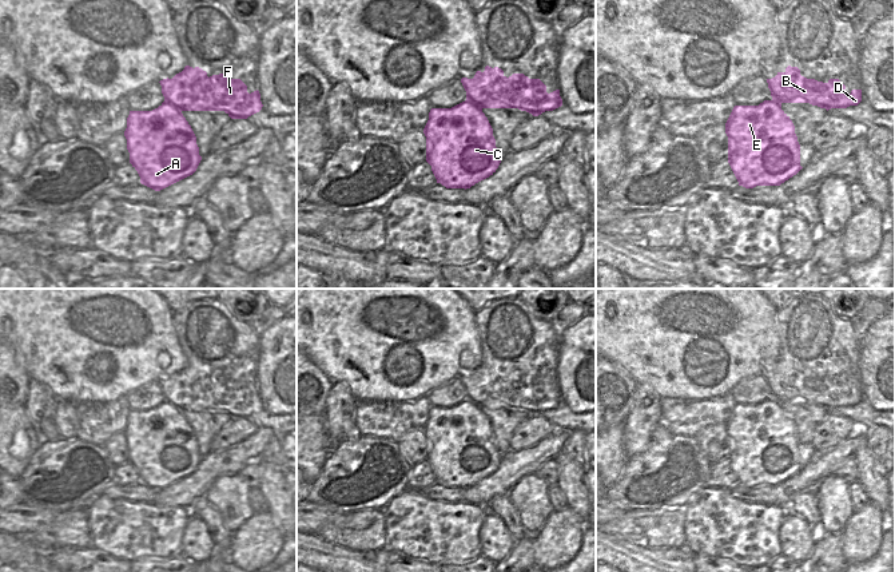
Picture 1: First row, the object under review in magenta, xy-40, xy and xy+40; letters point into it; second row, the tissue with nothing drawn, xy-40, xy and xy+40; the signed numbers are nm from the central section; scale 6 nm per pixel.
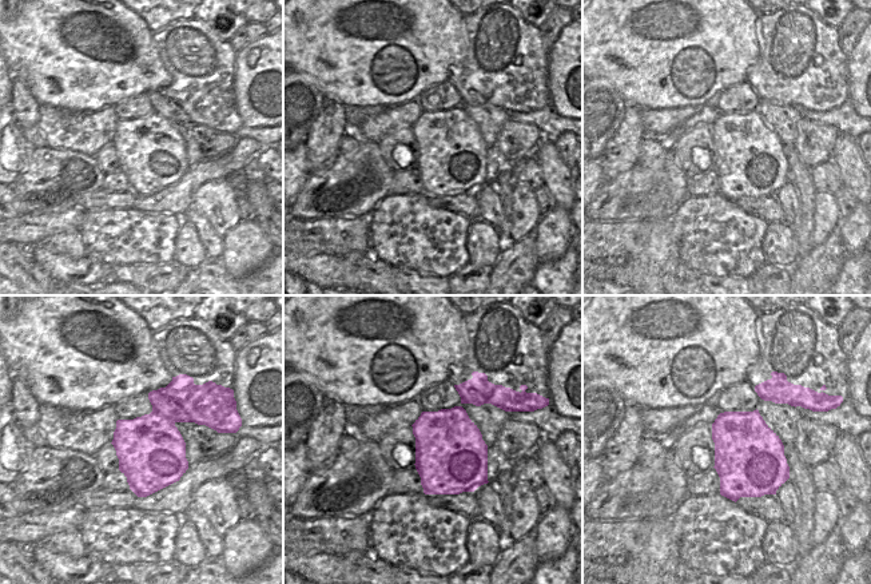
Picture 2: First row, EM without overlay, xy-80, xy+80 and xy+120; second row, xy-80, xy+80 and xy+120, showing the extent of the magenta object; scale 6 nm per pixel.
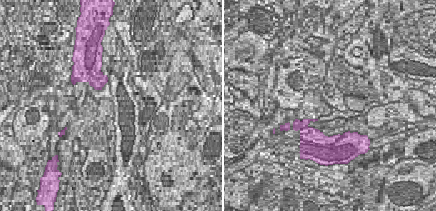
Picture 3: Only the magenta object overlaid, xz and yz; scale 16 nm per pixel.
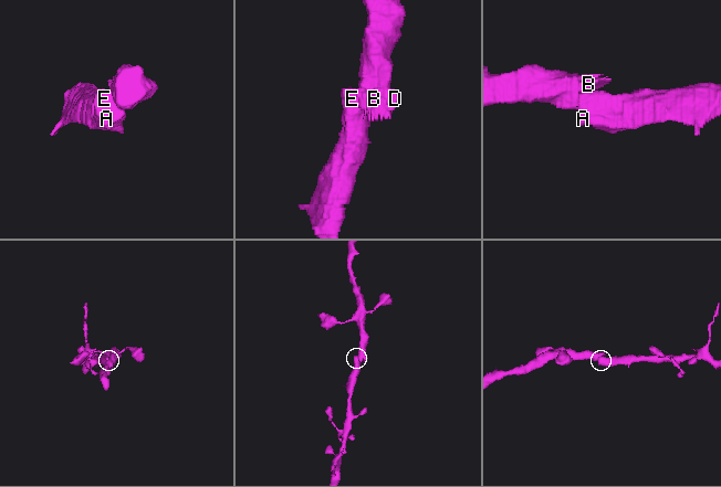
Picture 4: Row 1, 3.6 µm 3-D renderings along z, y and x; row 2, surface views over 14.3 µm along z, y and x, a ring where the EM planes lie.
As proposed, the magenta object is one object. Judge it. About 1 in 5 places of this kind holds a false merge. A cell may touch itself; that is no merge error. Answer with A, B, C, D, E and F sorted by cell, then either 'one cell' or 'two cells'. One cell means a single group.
A B C D E F; one cell

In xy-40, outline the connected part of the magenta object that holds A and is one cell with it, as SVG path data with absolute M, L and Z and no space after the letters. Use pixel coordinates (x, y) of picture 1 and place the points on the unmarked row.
M186 365L172 378L159 382L164 401L152 410L130 410L124 430L130 462L138 470L140 482L155 490L192 474L202 460L196 436L183 410L224 410L231 418L247 418L263 406L258 389L248 393L240 378L230 378L224 373L208 377L199 366Z

